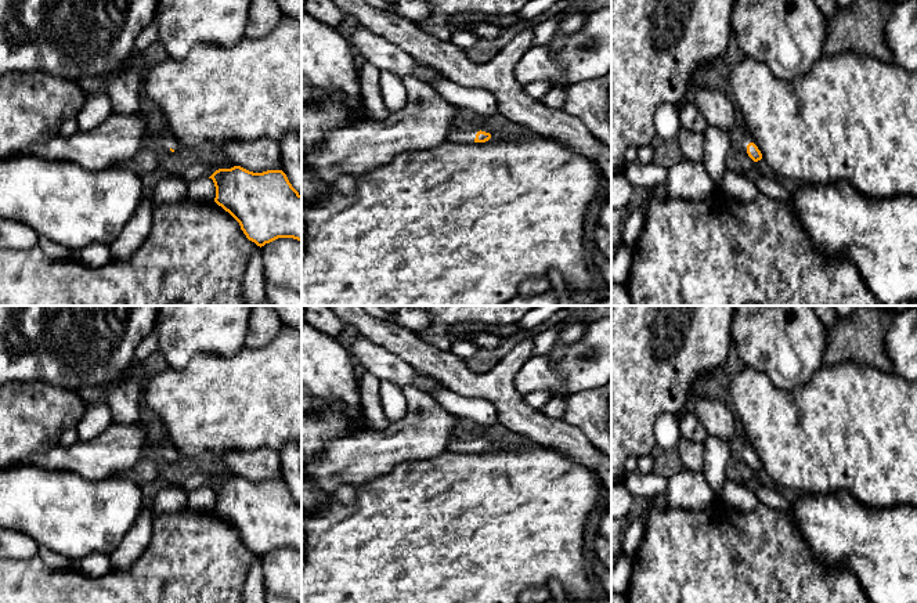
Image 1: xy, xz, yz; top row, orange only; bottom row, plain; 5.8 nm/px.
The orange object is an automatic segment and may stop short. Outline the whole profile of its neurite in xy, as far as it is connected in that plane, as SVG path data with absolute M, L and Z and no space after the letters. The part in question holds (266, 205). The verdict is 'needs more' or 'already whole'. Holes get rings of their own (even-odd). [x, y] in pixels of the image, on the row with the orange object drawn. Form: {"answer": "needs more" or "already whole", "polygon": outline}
{"answer": "already whole", "polygon": "M234 166L209 178L216 187L214 202L239 223L249 241L260 248L278 238L302 242L302 195L282 170L253 173Z"}

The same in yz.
{"answer": "needs more", "polygon": "M744 129L744 137L743 137L743 142L741 142L743 149L745 151L745 154L754 160L758 162L762 159L762 154L758 149L758 147L755 145L751 134Z"}

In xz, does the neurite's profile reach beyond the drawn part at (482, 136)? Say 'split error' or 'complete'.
split error

